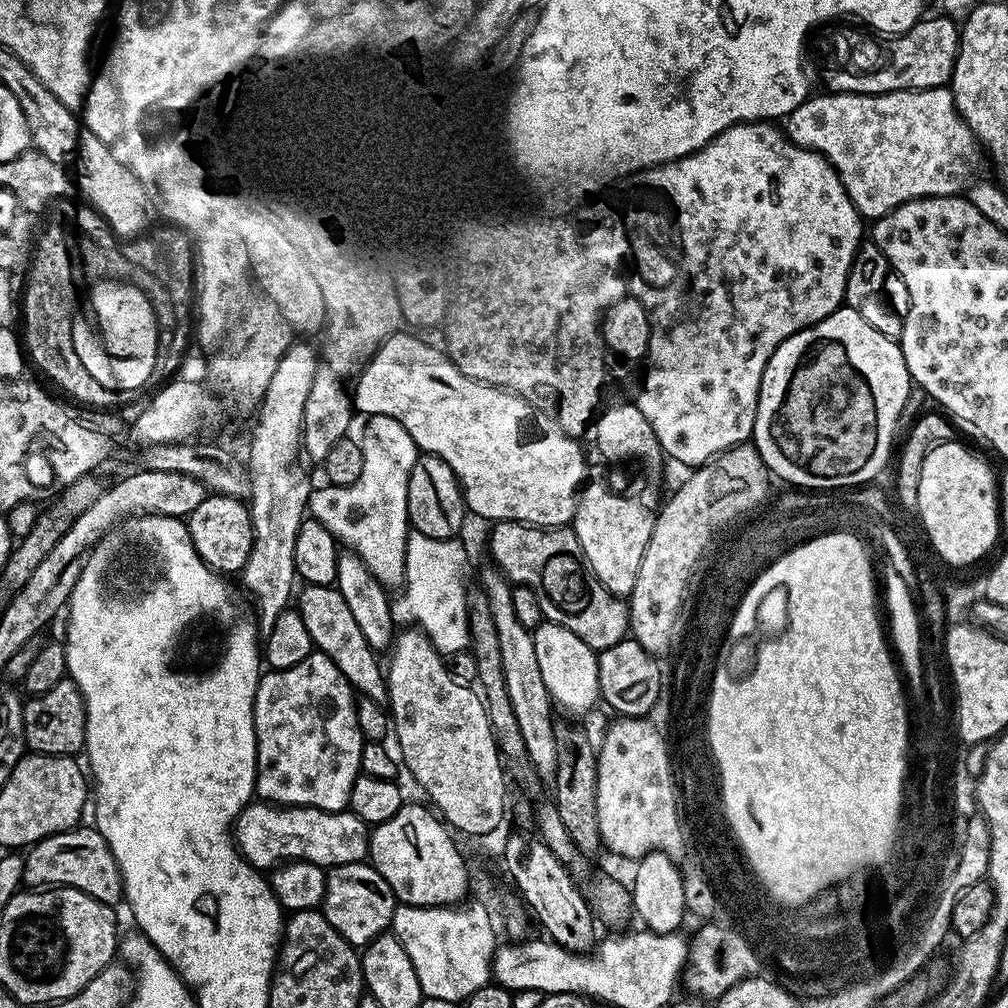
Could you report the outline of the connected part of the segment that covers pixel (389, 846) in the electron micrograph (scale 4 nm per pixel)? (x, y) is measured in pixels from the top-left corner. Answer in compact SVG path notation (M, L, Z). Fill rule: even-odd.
M405 802L394 818L375 825L368 837L367 859L390 882L390 890L394 890L399 903L412 904L415 908L455 906L469 895L469 865L441 817L425 808Z

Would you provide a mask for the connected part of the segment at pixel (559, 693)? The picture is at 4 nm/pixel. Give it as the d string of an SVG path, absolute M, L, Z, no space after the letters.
M547 622L531 629L534 654L538 654L538 667L542 669L542 682L546 682L548 697L553 705L572 716L580 716L595 706L601 699L598 686L597 653L578 634L570 634L566 626Z

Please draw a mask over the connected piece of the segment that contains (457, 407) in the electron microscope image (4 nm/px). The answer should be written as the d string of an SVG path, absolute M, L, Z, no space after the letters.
M401 330L392 337L390 337L380 349L373 354L370 359L368 359L368 364L361 372L357 375L354 381L354 408L357 413L365 412L365 417L372 417L374 415L386 415L389 418L397 419L398 422L402 424L409 432L410 437L417 444L419 451L424 454L431 454L433 456L437 456L438 458L442 458L442 462L446 462L446 466L450 466L450 470L454 470L454 474L456 475L456 480L460 483L460 490L464 494L464 502L469 513L472 512L476 516L481 516L482 519L488 520L487 522L495 522L497 520L521 520L524 524L530 524L534 528L563 528L565 526L571 525L572 521L576 519L576 502L580 498L580 493L582 491L582 485L585 483L586 475L584 476L584 471L587 470L588 464L584 461L584 452L580 449L581 441L574 436L567 436L563 430L560 429L559 424L556 423L555 420L552 419L551 415L546 412L541 412L539 408L536 407L535 404L530 403L526 398L522 398L521 396L516 395L514 392L508 391L506 388L501 388L494 384L485 384L482 380L475 380L474 378L470 378L466 374L462 374L462 370L458 370L458 366L454 361L449 360L447 355L443 351L440 352L435 348L432 344L427 344L424 340L419 340L416 336L411 336L407 330Z

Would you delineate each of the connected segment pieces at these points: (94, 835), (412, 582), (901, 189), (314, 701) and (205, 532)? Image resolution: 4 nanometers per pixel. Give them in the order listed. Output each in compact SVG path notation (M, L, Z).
M77 826L70 832L56 832L31 845L24 856L23 883L32 890L43 890L49 886L77 888L98 902L119 905L124 894L124 883L118 862L114 862L114 854L110 854L106 838L102 838L95 827L84 827Z
M415 530L409 531L408 545L405 546L405 576L402 585L404 596L391 601L392 619L401 625L415 625L419 628L437 652L445 657L453 656L456 652L463 652L469 647L468 642L468 593L464 588L464 567L468 564L468 552L460 545L459 539L439 540L430 538L426 534Z
M951 87L942 88L914 88L912 90L902 90L901 92L883 92L877 96L870 94L850 94L849 92L833 92L823 94L824 96L813 95L811 98L804 100L795 108L789 116L786 117L786 135L788 139L793 140L798 146L811 148L814 152L819 152L821 156L827 158L828 163L834 166L850 202L860 211L861 217L865 221L875 222L890 214L898 206L902 206L911 200L918 198L930 198L931 196L958 196L961 195L973 183L975 172L980 168L980 156L982 149L976 135L970 130L960 116L954 104Z
M317 650L298 666L265 671L254 698L255 795L273 806L345 811L350 790L361 775L360 759L366 743L358 730L356 701L342 670Z
M205 495L204 500L198 502L198 506L188 515L186 523L196 554L213 572L229 574L228 572L239 573L243 569L252 549L252 514L245 501L236 500L232 496Z

